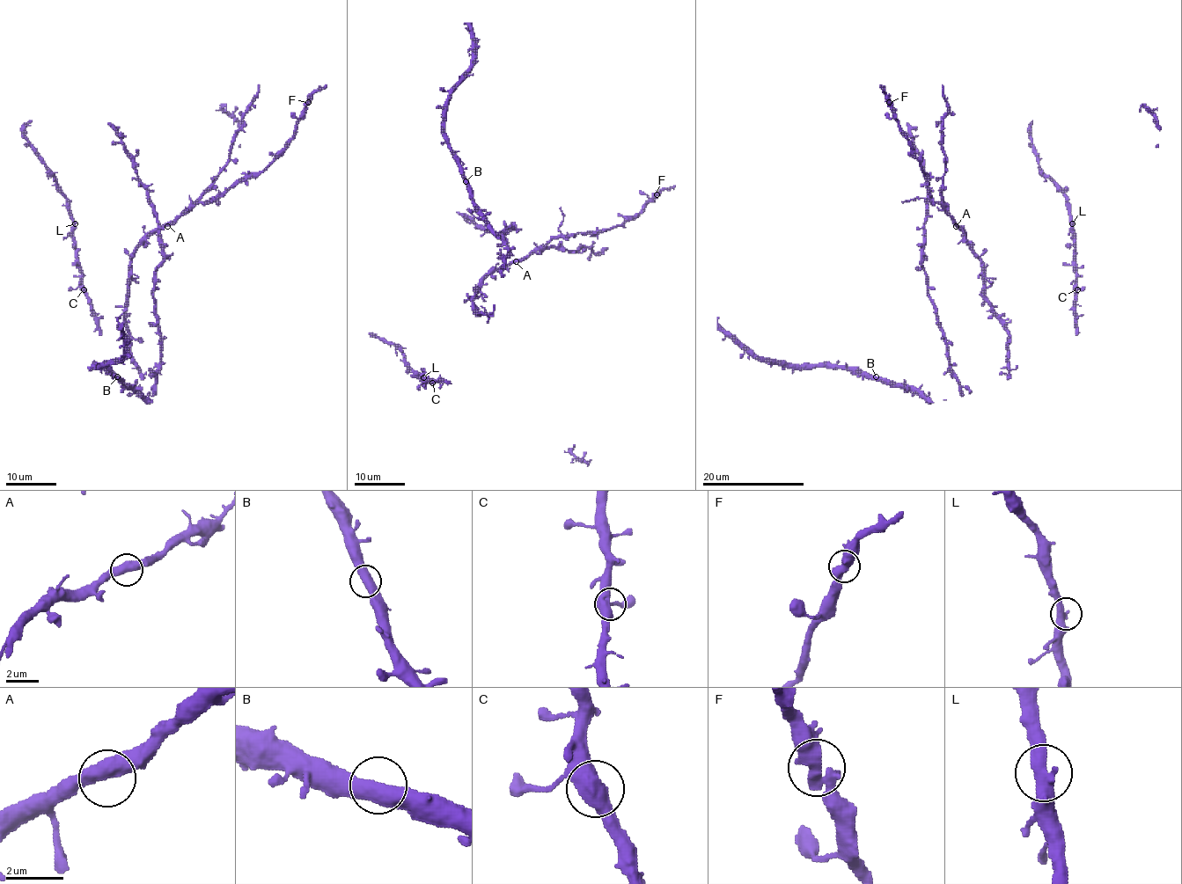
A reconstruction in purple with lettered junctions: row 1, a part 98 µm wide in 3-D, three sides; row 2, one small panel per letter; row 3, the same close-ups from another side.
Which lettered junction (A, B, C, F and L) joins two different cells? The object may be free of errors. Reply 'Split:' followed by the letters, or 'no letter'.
Split: no letter

